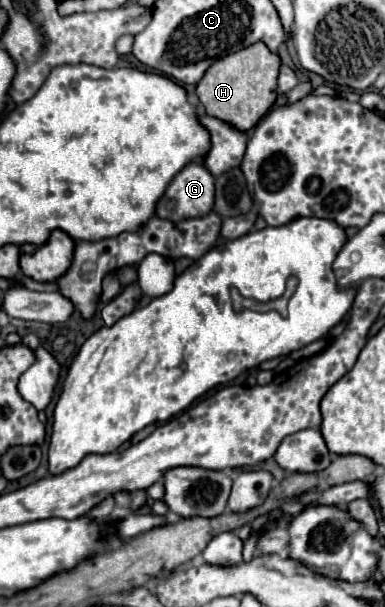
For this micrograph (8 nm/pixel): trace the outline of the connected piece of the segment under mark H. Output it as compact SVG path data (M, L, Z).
M255 42L255 46L247 46L243 50L237 50L235 54L227 54L227 58L217 60L201 78L195 92L209 116L225 120L235 128L247 132L275 104L279 66L281 66L279 54L267 50L263 42Z

